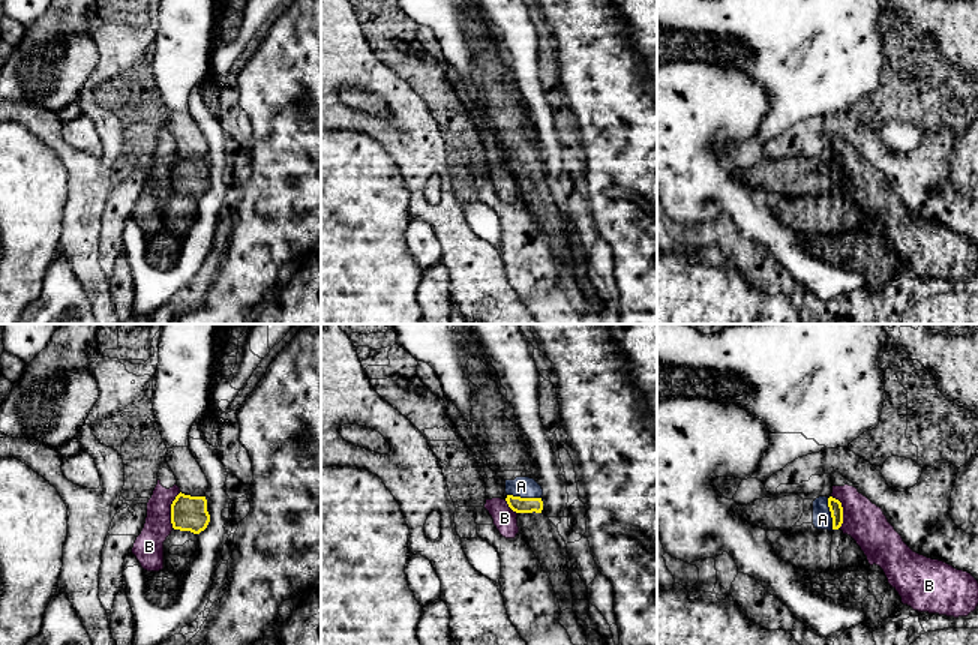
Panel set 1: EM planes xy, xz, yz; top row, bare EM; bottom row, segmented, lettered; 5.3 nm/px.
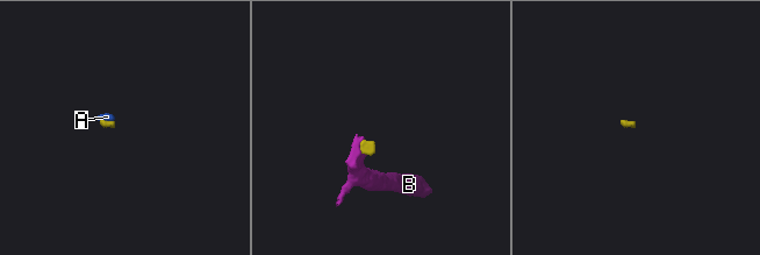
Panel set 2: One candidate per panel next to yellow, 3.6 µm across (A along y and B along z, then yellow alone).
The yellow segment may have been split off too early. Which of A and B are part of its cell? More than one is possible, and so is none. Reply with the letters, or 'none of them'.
A

